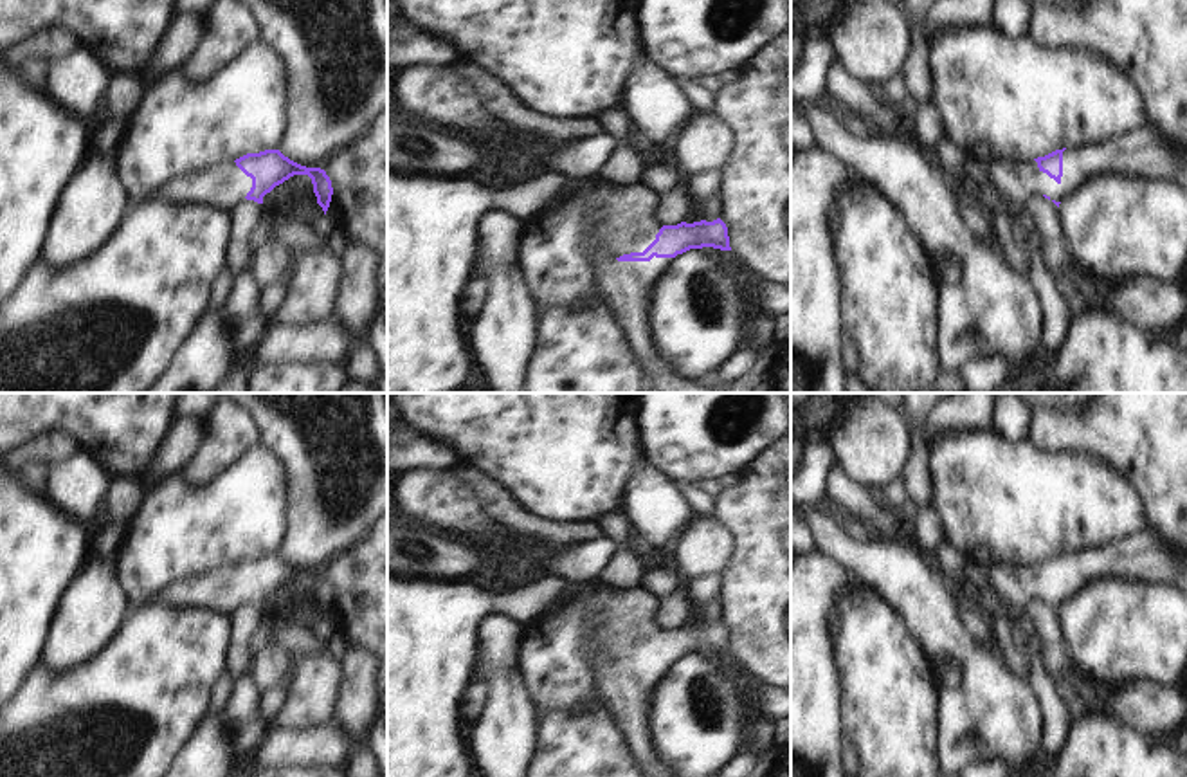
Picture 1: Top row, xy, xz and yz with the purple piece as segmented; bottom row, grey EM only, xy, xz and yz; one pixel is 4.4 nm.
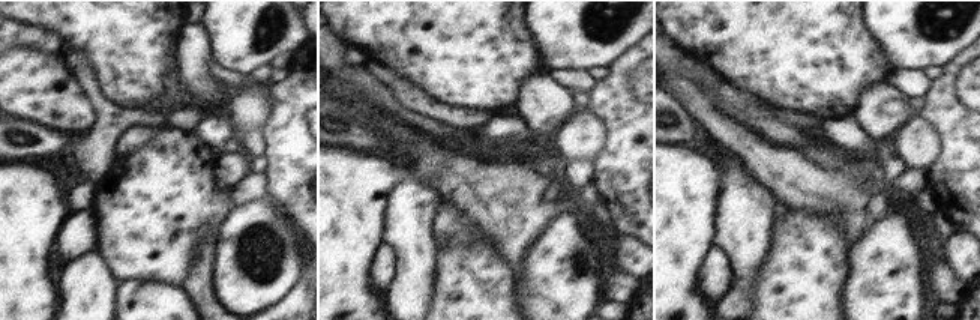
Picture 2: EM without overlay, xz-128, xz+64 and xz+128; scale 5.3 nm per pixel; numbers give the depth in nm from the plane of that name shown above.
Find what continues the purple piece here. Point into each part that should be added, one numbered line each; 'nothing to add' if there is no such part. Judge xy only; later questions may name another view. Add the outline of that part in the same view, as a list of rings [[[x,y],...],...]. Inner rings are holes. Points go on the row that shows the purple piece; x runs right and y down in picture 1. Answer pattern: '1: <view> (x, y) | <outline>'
1: xy (226, 184) | [[[236,162],[218,164],[205,171],[177,177],[159,195],[184,204],[213,204],[232,209],[247,197],[252,178]]]

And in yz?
1: yz (1141, 154) | [[[1147,124],[1097,144],[1072,146],[1063,151],[1063,177],[1057,184],[1030,160],[991,160],[989,175],[996,191],[1019,209],[1034,195],[1063,202],[1088,180],[1106,175],[1135,178],[1182,178],[1187,168],[1162,137]]]

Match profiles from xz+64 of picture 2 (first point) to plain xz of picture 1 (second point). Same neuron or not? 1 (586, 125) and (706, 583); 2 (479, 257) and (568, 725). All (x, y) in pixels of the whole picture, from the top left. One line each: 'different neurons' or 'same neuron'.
1: different neurons
2: same neuron

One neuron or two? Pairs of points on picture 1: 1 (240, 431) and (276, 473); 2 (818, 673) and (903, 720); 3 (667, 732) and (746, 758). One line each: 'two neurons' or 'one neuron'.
1: two neurons
2: two neurons
3: two neurons

